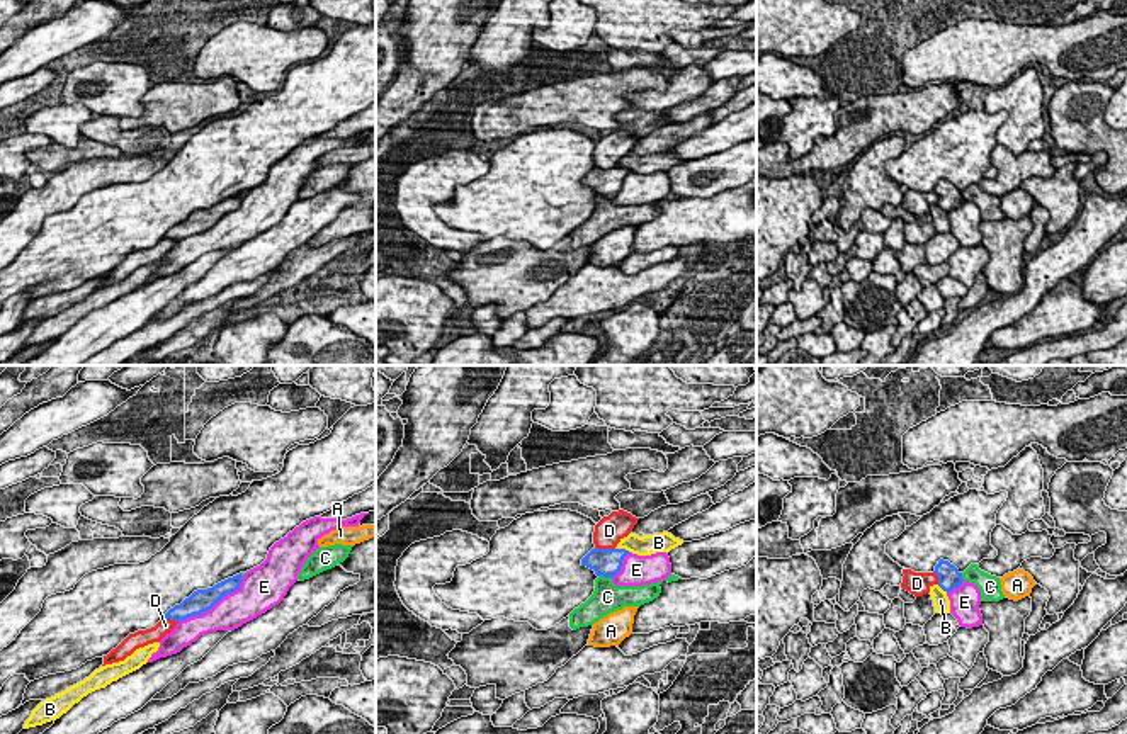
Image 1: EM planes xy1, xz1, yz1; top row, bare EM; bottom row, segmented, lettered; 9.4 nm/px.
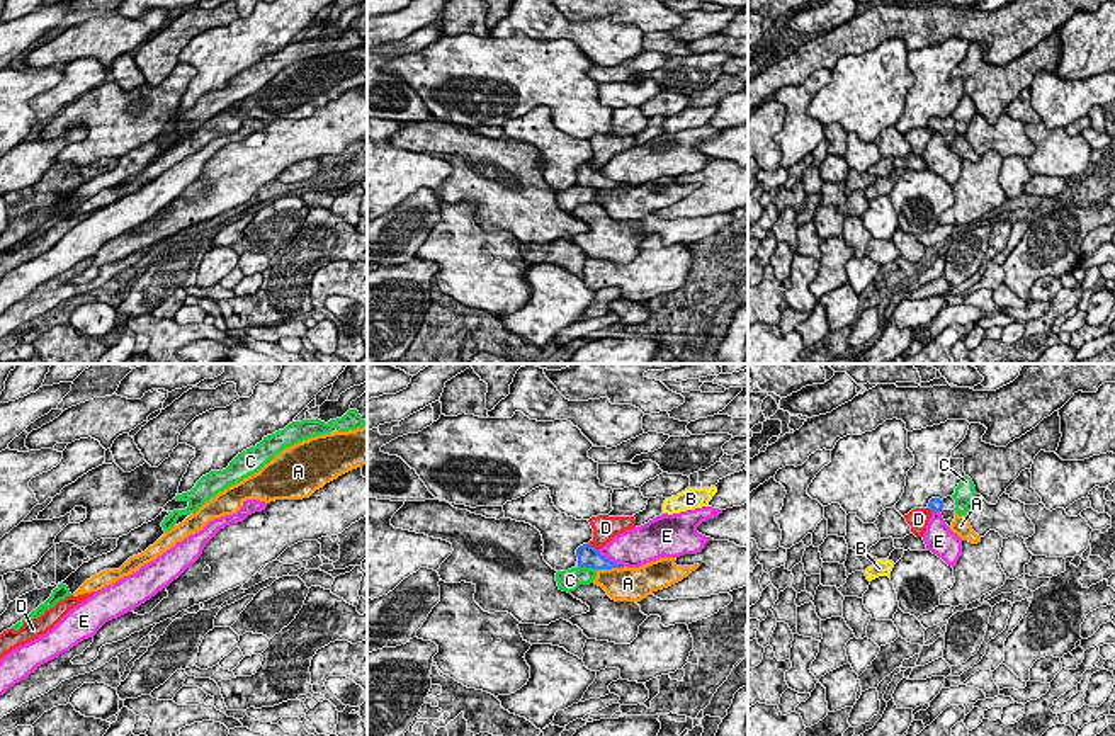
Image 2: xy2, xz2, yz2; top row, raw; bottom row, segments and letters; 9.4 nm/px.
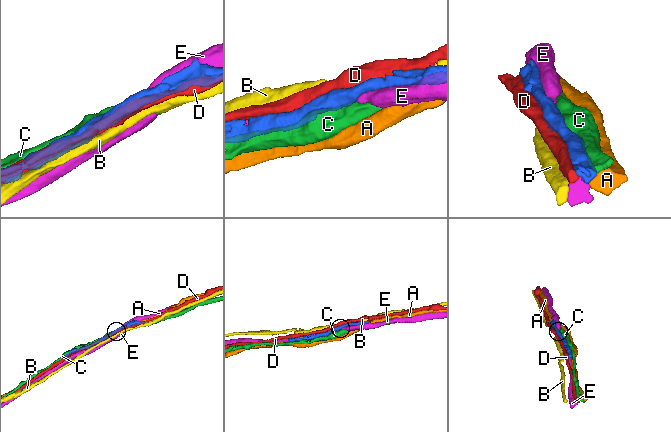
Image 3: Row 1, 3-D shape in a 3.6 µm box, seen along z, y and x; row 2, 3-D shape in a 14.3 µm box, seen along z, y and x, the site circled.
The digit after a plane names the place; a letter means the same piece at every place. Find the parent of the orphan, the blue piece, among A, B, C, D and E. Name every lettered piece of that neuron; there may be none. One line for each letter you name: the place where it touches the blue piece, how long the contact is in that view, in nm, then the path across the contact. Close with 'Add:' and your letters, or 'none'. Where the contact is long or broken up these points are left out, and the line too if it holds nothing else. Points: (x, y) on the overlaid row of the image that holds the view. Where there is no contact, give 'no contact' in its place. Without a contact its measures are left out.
Add: none

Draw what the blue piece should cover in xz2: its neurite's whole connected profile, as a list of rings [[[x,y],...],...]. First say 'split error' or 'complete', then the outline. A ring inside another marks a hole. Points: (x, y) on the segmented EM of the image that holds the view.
complete; [[[583,544],[576,549],[578,566],[580,568],[593,568],[593,569],[612,569],[612,568],[624,568],[624,564],[617,564],[598,552],[590,544]]]

